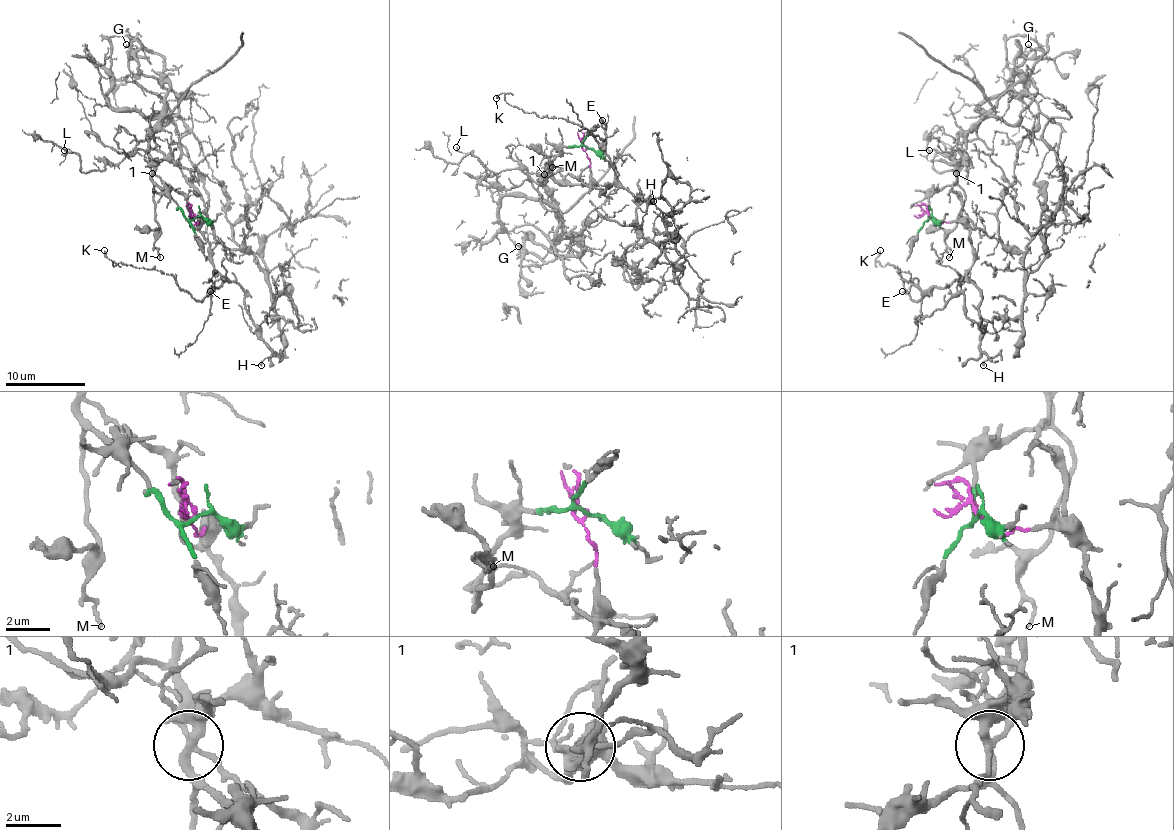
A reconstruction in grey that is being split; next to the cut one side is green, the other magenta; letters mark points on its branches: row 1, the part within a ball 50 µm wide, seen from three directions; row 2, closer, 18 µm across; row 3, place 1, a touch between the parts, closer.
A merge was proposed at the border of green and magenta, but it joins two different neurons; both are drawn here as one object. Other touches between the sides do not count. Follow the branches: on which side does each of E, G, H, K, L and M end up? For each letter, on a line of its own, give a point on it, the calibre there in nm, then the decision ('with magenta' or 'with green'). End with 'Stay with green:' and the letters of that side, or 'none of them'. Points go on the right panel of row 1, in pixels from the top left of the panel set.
E: place (902, 291); calibre 130 nm; with magenta
G: place (1028, 44); calibre 120 nm; with green
H: place (983, 365); calibre 150 nm; with magenta
K: place (880, 250); calibre 180 nm; with magenta
L: place (929, 150); calibre 120 nm; with green
M: place (949, 257); calibre 140 nm; with green
Stay with green: G, L, M

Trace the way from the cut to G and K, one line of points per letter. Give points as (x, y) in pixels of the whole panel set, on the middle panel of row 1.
G: (586, 148), (564, 146), (550, 170), (544, 174), (542, 184), (562, 226), (556, 256), (542, 260), (518, 246)
K: (586, 148), (590, 184), (604, 190), (614, 166), (594, 136), (562, 118), (524, 112), (502, 94), (496, 98)

